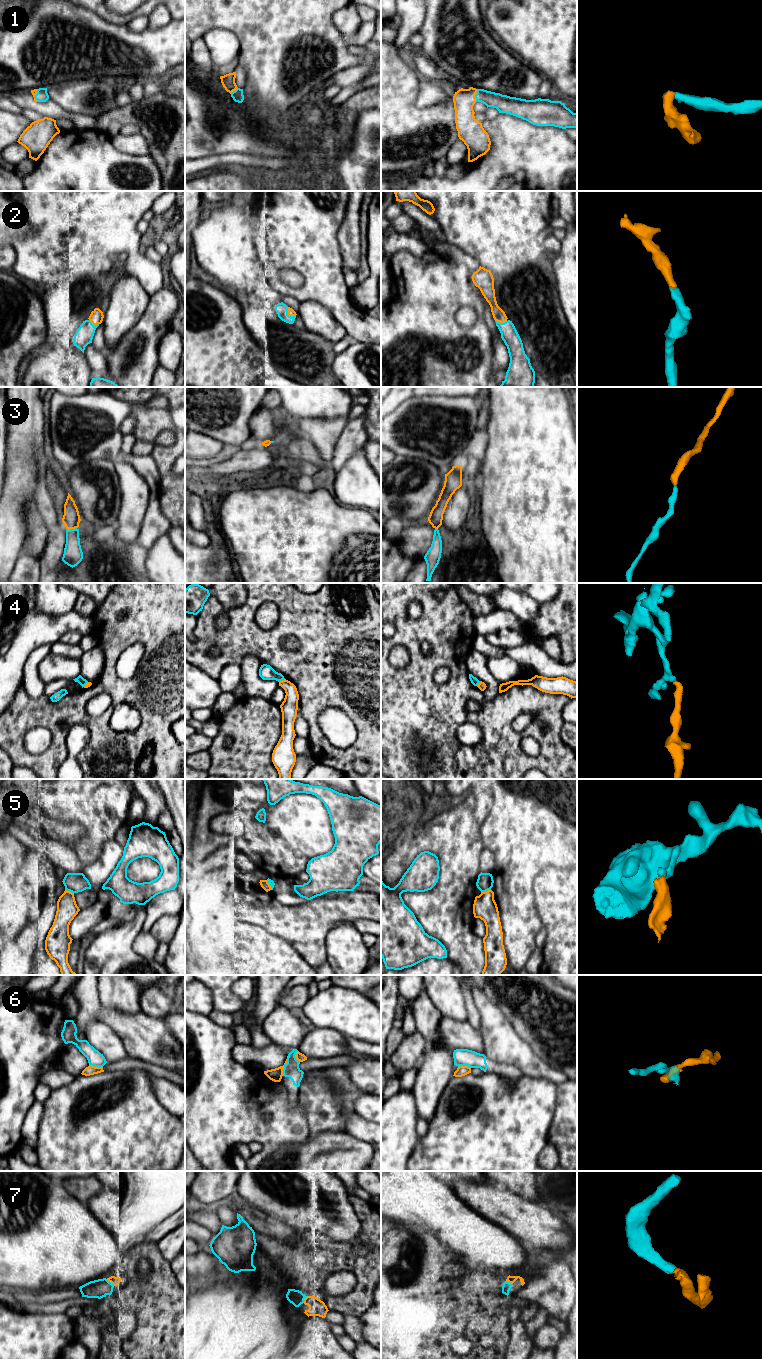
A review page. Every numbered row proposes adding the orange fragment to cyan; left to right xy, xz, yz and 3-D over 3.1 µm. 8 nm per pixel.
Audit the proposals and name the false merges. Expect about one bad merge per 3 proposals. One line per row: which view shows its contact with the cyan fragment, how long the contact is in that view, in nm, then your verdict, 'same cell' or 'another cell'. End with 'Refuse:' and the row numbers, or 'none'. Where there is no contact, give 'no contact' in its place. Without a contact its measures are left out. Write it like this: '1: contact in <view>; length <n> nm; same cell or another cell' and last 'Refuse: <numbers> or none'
1: contact in yz; length 110 nm; same cell
2: contact in yz; length 100 nm; same cell
3: contact in xy; length 90 nm; same cell
4: contact in xz; length 60 nm; another cell
5: contact in yz; length 90 nm; another cell
6: contact in xz; length 140 nm; another cell
7: contact in xy; length 90 nm; same cell
Refuse: 4, 5, 6

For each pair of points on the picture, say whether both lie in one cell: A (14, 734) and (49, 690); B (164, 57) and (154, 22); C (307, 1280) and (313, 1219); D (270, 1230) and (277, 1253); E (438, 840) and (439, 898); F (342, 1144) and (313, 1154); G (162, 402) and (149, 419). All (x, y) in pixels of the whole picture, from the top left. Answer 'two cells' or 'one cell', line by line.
A: two cells
B: two cells
C: two cells
D: two cells
E: one cell
F: one cell
G: two cells

